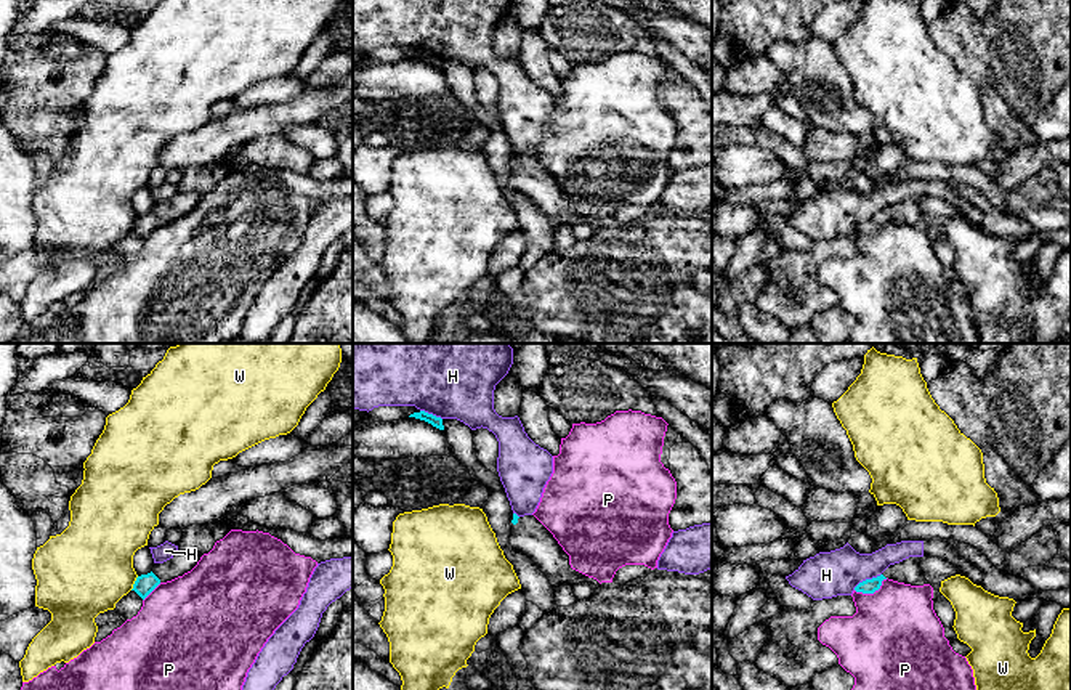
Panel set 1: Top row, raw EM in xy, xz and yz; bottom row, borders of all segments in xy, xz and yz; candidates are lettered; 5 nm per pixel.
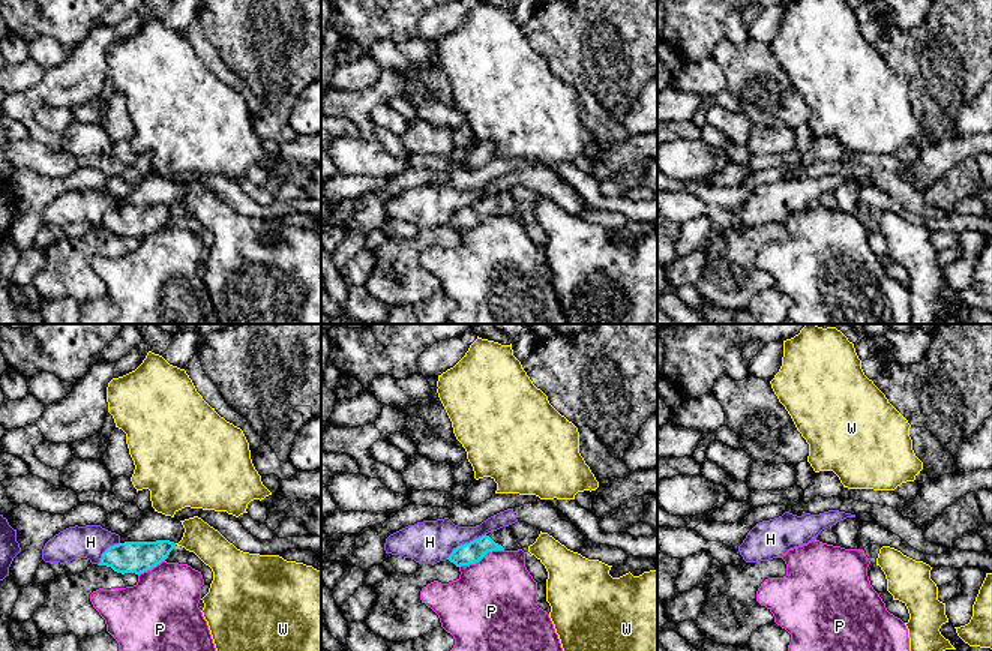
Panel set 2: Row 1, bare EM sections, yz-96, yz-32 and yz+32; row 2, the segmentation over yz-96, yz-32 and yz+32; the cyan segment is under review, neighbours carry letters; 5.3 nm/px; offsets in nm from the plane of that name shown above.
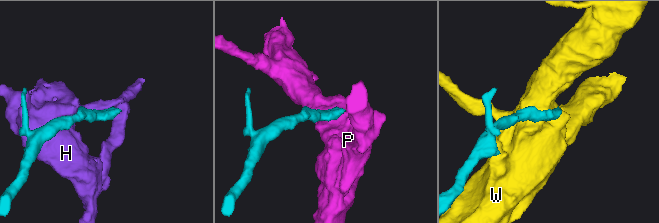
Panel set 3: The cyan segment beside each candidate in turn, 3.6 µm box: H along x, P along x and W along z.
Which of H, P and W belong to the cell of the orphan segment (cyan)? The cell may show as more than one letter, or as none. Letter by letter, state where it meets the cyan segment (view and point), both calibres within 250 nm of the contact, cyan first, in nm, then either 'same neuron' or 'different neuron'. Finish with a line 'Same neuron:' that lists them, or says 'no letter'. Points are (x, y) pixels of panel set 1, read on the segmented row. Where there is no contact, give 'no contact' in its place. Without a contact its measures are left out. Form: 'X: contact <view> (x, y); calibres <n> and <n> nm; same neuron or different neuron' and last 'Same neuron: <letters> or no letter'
H: contact yz (866, 580); calibres 80 and 240 nm; different neuron
P: contact yz (872, 592); calibres 80 and 460 nm; different neuron
W: contact xy (135, 583); calibres 100 and 440 nm; different neuron
Same neuron: no letter

